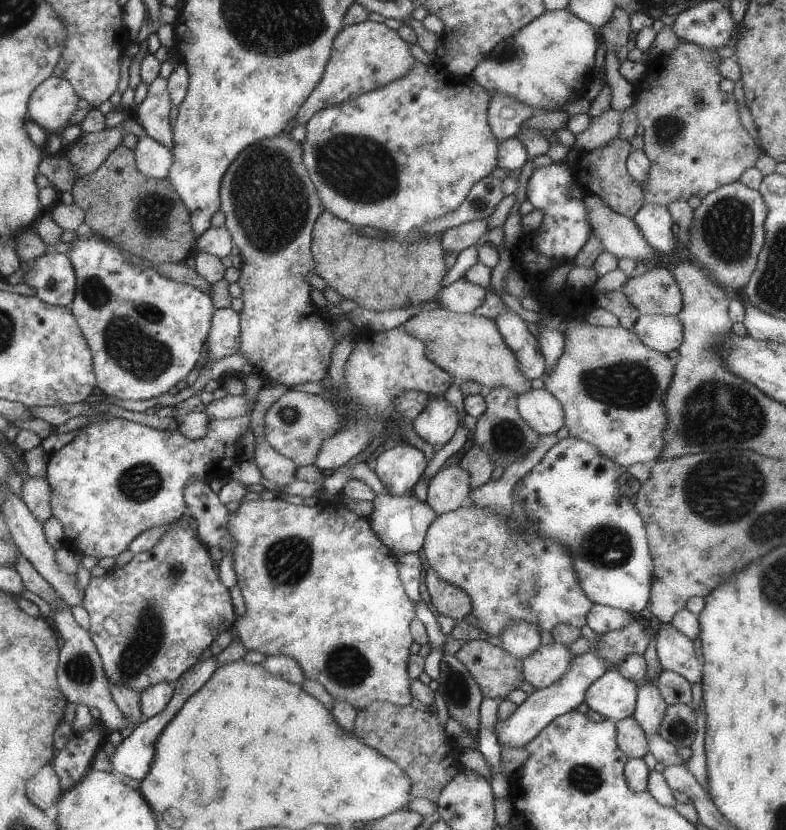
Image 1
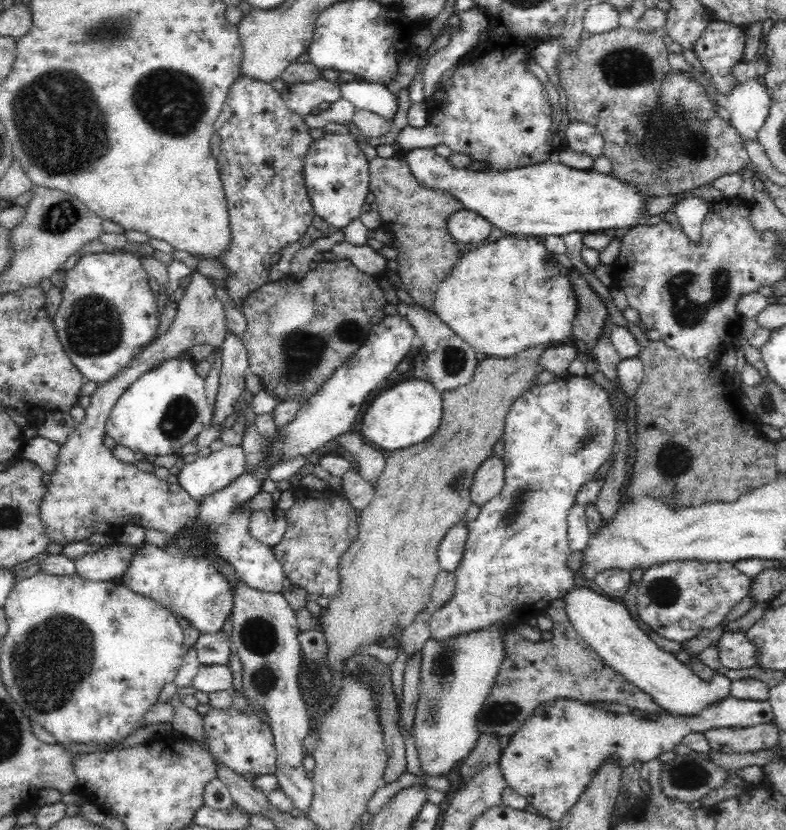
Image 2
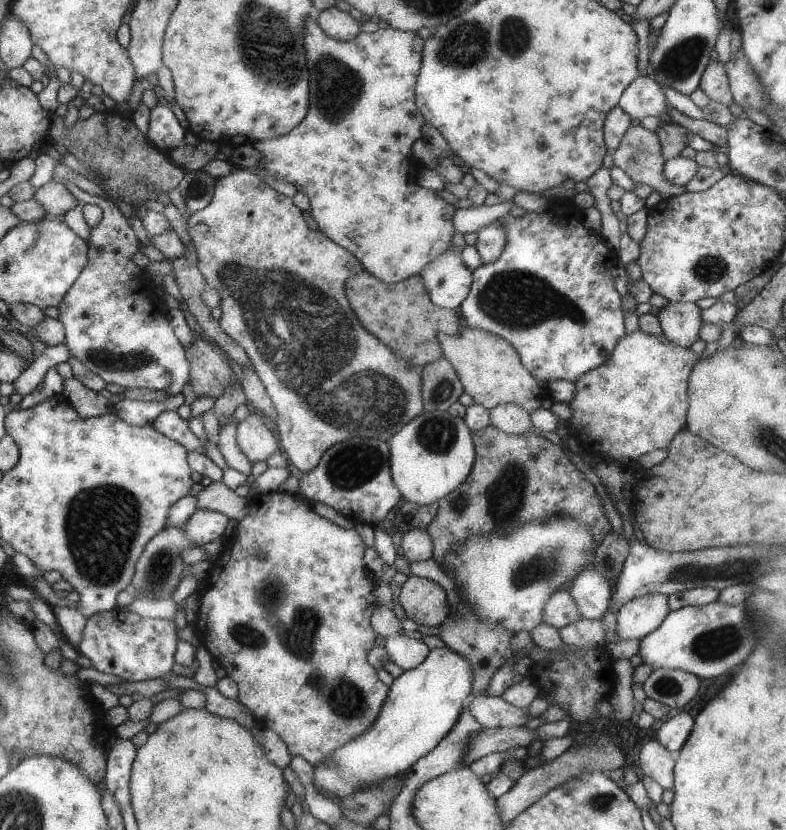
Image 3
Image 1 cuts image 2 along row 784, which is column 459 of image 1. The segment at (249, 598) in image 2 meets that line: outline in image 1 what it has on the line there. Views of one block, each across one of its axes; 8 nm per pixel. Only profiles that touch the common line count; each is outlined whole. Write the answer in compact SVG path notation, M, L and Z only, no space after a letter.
M461 278L457 282L441 288L431 306L441 306L441 308L457 312L457 314L471 314L477 306L483 304L483 298L485 298L485 288Z

